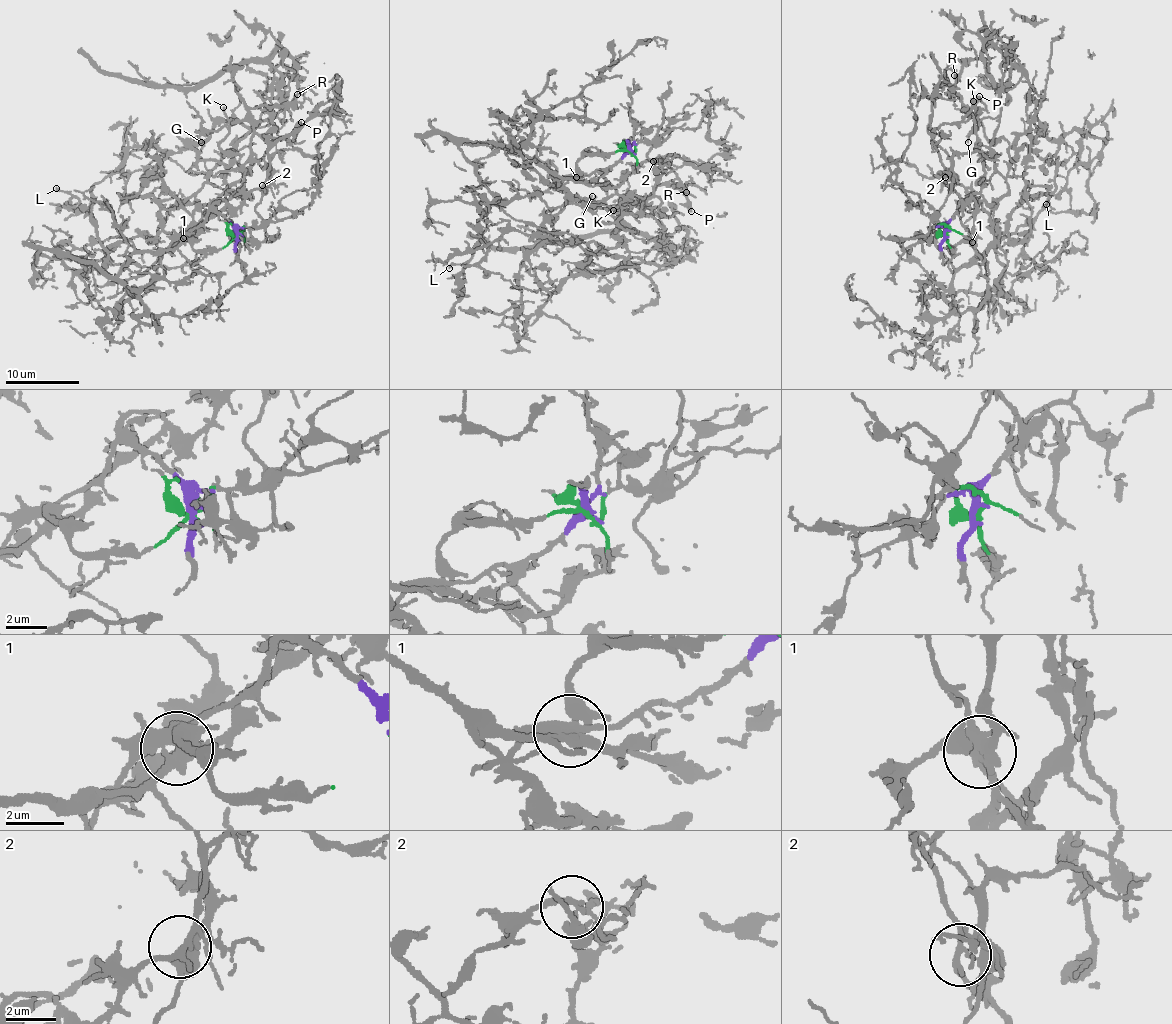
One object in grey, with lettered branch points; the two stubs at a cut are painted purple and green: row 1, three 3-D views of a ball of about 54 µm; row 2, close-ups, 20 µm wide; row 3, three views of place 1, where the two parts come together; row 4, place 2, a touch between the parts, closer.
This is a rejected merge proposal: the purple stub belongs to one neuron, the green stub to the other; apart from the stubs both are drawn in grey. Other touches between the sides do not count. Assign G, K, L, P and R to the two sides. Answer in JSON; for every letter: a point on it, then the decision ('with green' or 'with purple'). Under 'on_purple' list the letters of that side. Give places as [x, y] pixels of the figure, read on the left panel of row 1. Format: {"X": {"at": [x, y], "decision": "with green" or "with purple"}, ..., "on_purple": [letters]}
{"G": {"at": [201, 142], "decision": "with purple"}, "K": {"at": [223, 107], "decision": "with purple"}, "L": {"at": [56, 188], "decision": "with green"}, "P": {"at": [301, 122], "decision": "with green"}, "R": {"at": [297, 94], "decision": "with purple"}, "on_purple": ["G", "K", "R"]}

